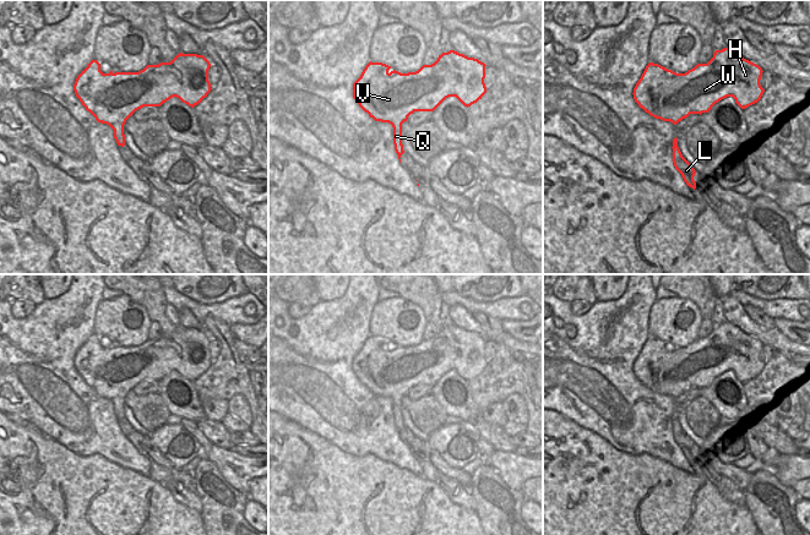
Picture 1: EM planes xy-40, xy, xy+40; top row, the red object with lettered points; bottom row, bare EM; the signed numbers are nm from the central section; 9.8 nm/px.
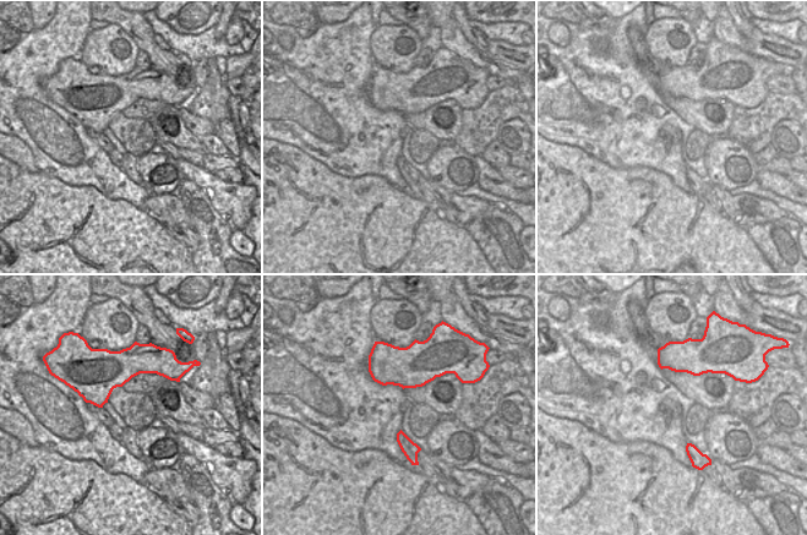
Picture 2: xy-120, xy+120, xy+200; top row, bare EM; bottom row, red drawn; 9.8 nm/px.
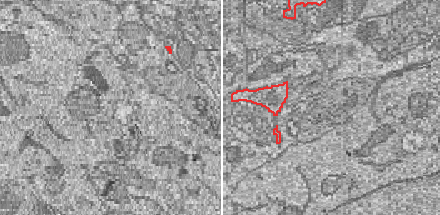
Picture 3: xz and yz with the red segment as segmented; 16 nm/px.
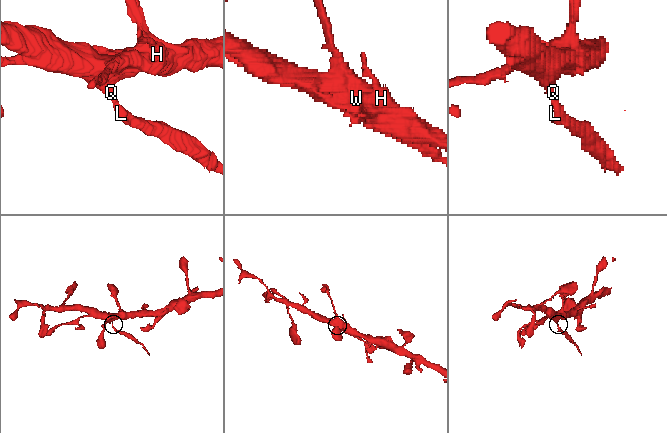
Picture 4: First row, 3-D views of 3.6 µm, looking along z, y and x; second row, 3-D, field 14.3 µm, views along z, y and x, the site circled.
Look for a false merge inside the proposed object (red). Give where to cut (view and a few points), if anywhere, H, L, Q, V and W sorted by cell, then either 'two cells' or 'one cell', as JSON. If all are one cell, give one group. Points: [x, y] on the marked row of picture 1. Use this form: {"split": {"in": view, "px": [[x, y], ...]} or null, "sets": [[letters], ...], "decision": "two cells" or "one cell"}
{"split": {"in": "xy", "px": [[402, 148], [397, 153]]}, "sets": [["H", "Q", "V", "W"], ["L"]], "decision": "two cells"}

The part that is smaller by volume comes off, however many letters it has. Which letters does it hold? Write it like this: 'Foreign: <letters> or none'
Foreign: L

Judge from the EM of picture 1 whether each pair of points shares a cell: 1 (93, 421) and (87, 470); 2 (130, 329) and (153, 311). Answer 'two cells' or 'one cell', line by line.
1: two cells
2: two cells

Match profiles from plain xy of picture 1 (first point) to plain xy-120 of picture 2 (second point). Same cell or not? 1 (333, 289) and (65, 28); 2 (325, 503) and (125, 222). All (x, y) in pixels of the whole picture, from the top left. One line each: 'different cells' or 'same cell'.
1: different cells
2: same cell

